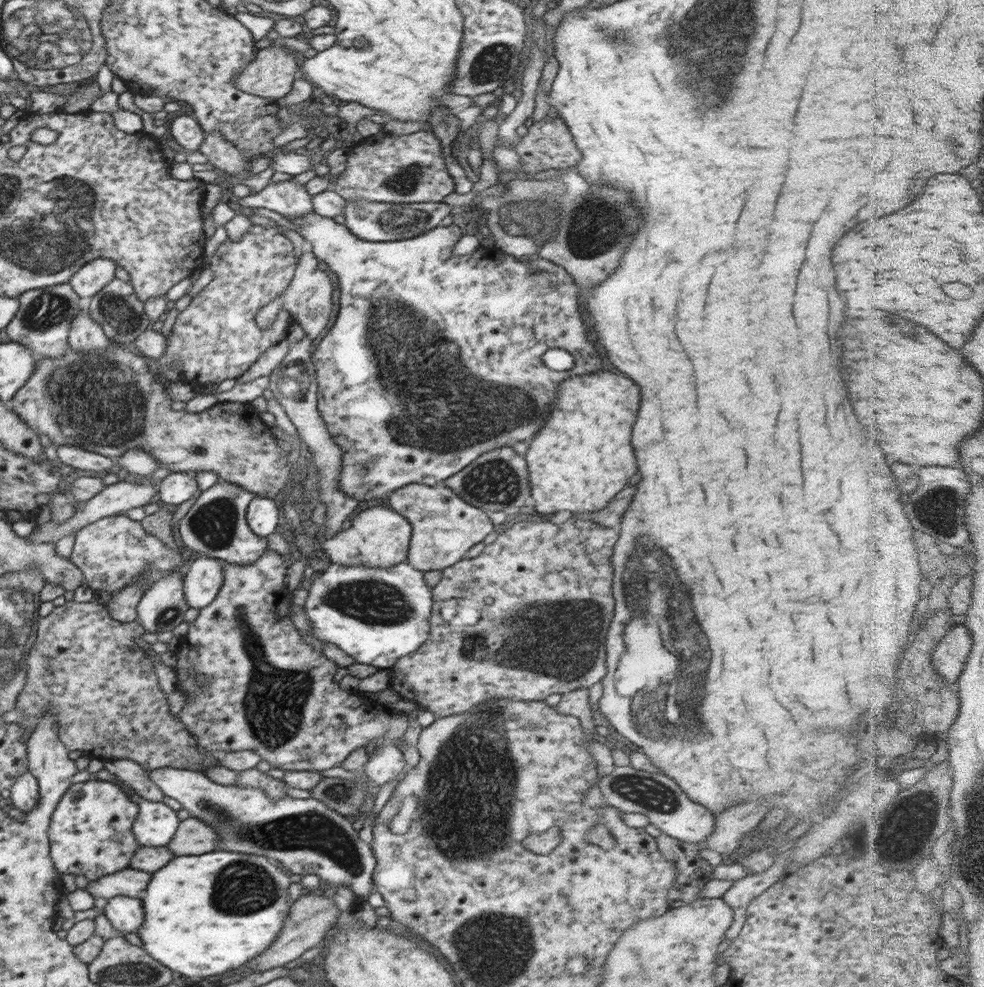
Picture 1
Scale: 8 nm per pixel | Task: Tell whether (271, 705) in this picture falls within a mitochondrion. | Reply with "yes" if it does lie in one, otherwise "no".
yes

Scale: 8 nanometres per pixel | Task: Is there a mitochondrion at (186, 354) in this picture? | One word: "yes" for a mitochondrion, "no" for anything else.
no

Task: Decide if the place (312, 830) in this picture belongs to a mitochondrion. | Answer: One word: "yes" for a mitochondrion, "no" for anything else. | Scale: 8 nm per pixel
yes

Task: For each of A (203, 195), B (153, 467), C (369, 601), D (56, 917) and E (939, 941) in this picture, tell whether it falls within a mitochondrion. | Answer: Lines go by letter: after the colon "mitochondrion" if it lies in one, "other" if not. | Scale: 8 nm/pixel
A: other
B: other
C: mitochondrion
D: other
E: other

